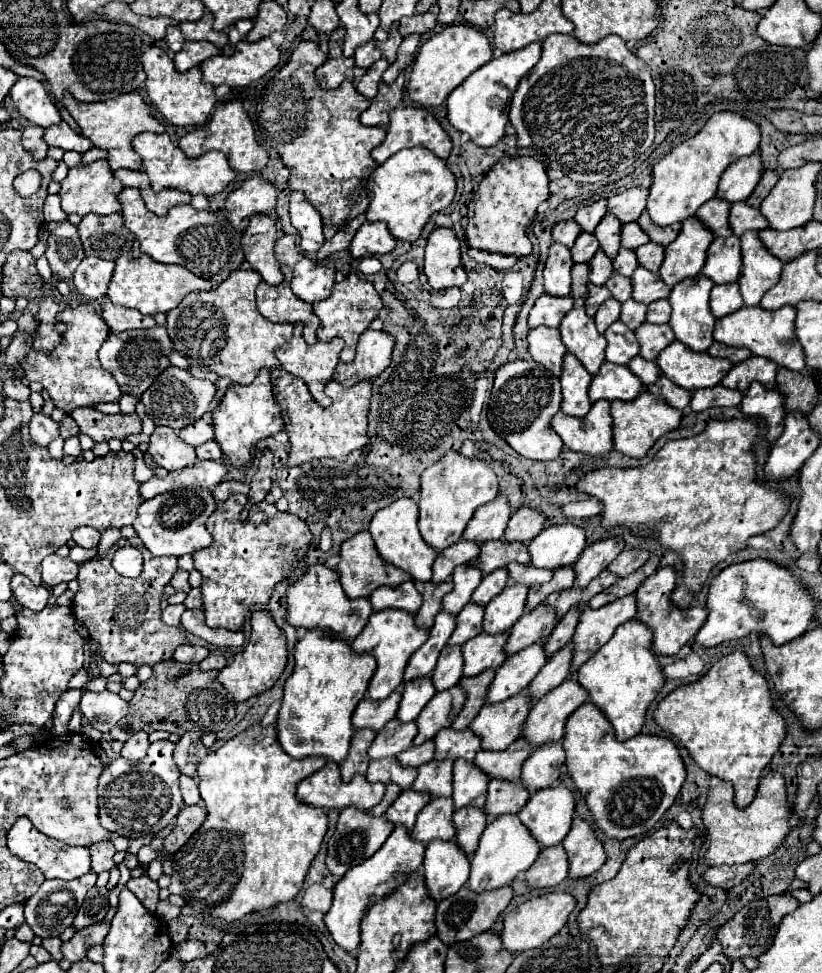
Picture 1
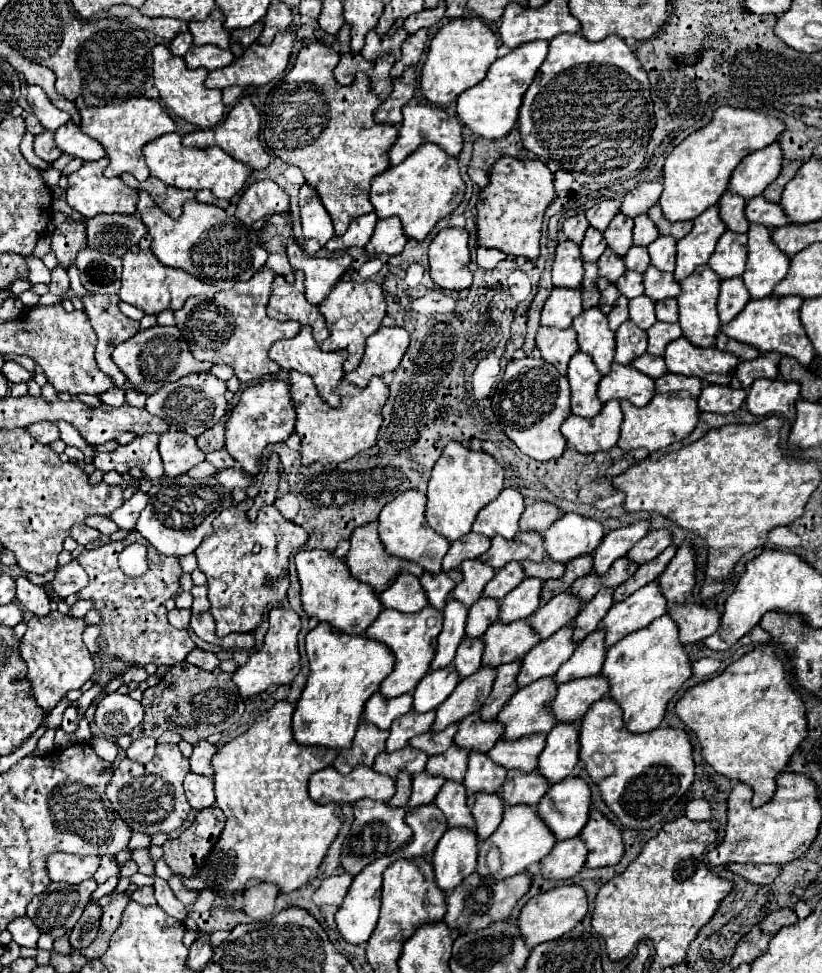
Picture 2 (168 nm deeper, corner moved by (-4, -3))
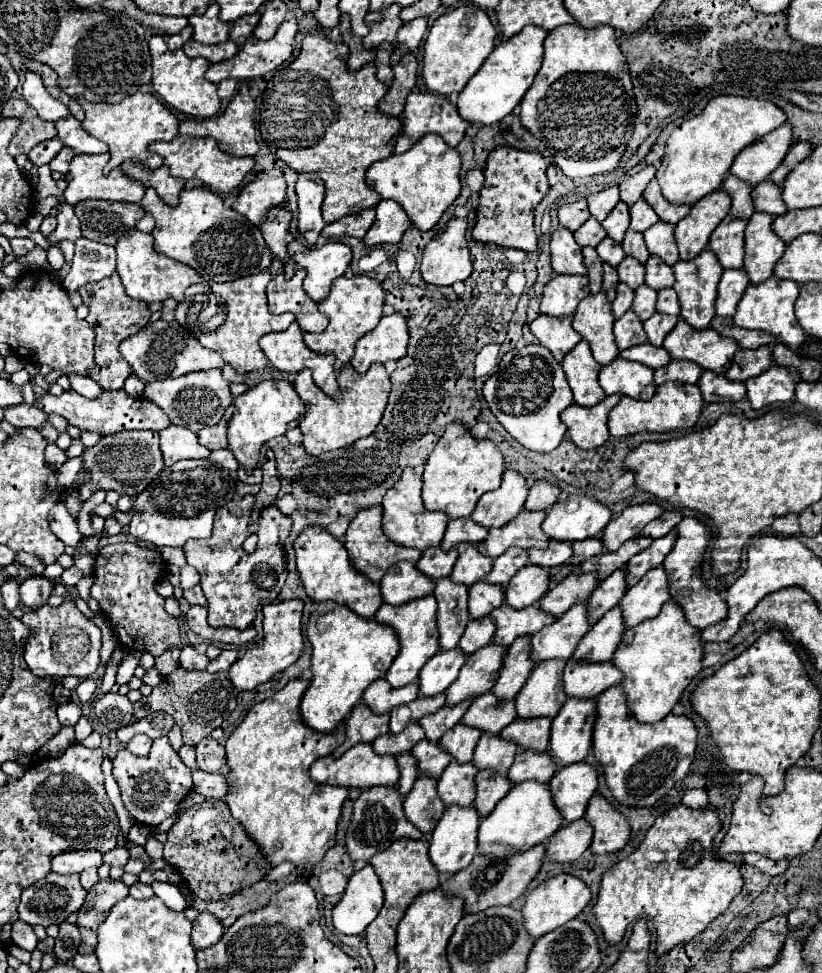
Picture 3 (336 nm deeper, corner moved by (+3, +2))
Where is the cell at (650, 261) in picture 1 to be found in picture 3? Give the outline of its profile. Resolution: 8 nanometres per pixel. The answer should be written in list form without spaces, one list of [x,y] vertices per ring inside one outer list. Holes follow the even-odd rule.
[[[657,221],[653,227],[649,227],[643,233],[649,253],[659,255],[667,265],[675,265],[679,261],[679,249],[673,233],[675,233],[675,227],[663,221]]]

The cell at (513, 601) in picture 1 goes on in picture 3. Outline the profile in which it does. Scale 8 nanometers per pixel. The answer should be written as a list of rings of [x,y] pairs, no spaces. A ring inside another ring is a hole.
[[[527,565],[515,573],[505,587],[505,603],[513,609],[523,609],[537,603],[549,591],[549,571],[539,565]]]

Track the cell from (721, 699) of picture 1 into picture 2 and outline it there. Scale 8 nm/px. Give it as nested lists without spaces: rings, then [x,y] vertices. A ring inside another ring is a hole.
[[[756,646],[752,652],[744,654],[740,660],[732,662],[722,674],[700,682],[684,692],[676,702],[676,716],[696,734],[702,746],[702,758],[722,776],[738,780],[754,790],[752,806],[762,806],[768,802],[776,790],[774,778],[786,768],[792,752],[806,738],[806,716],[800,696],[792,690],[786,680],[782,662],[774,656],[772,646]]]

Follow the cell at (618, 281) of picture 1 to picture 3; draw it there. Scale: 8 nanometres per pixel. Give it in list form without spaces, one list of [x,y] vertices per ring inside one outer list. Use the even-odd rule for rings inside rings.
[[[625,257],[617,267],[617,271],[619,271],[619,279],[625,281],[631,289],[637,289],[645,281],[645,267],[643,263],[635,261],[635,257]]]

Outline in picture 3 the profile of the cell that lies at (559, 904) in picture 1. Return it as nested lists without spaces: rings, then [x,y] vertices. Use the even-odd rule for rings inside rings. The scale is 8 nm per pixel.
[[[555,875],[547,881],[543,881],[541,885],[537,885],[527,897],[525,897],[525,905],[523,905],[523,917],[525,917],[525,929],[531,937],[539,939],[545,933],[565,925],[567,921],[575,919],[591,901],[591,891],[589,887],[575,875]]]

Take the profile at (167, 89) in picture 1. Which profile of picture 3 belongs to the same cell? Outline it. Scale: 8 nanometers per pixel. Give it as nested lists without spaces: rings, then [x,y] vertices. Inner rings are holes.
[[[155,35],[149,39],[149,49],[151,49],[151,57],[153,57],[153,87],[155,91],[163,97],[163,101],[185,113],[191,117],[213,117],[219,107],[221,107],[221,99],[217,95],[217,85],[205,79],[205,71],[209,69],[209,61],[205,59],[191,59],[183,53],[183,49],[177,51],[169,51],[165,39],[161,35]]]

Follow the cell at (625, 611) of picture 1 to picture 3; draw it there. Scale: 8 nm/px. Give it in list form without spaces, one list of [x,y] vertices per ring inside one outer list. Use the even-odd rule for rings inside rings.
[[[663,565],[649,571],[637,585],[627,589],[621,599],[623,619],[627,627],[635,627],[645,619],[659,615],[661,605],[669,601],[669,579]]]

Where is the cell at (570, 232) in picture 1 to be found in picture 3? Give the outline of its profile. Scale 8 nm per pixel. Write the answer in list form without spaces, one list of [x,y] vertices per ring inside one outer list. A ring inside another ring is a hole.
[[[579,199],[579,201],[571,203],[571,205],[559,207],[559,225],[561,227],[577,231],[589,217],[591,217],[591,213],[587,209],[587,201],[585,199]]]

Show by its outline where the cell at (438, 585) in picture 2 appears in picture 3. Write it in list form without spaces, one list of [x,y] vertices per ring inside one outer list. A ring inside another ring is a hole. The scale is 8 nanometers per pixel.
[[[433,547],[433,549],[423,551],[423,557],[417,561],[417,569],[421,569],[421,573],[437,581],[441,577],[451,575],[455,561],[457,561],[457,549],[443,551],[441,547]]]

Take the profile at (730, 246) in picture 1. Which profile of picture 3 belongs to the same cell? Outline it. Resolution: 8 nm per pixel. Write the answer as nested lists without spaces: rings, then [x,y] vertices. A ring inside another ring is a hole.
[[[727,215],[717,229],[711,233],[709,249],[719,257],[723,269],[741,269],[745,255],[745,237],[743,231],[747,227],[745,219],[737,219]]]

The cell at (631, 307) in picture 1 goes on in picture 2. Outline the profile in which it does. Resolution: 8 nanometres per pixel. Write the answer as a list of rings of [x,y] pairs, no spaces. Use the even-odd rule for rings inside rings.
[[[638,296],[638,298],[630,300],[630,320],[632,320],[638,328],[648,330],[648,328],[656,322],[654,302],[652,302],[648,296]]]

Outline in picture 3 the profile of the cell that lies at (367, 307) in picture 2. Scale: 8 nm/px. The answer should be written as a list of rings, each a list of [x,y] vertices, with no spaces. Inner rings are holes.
[[[367,275],[339,277],[333,281],[329,297],[319,303],[319,311],[329,317],[329,327],[323,333],[303,333],[303,341],[311,351],[317,351],[319,355],[333,353],[337,357],[335,367],[339,369],[351,361],[357,339],[377,327],[383,315],[383,289],[375,279]]]

